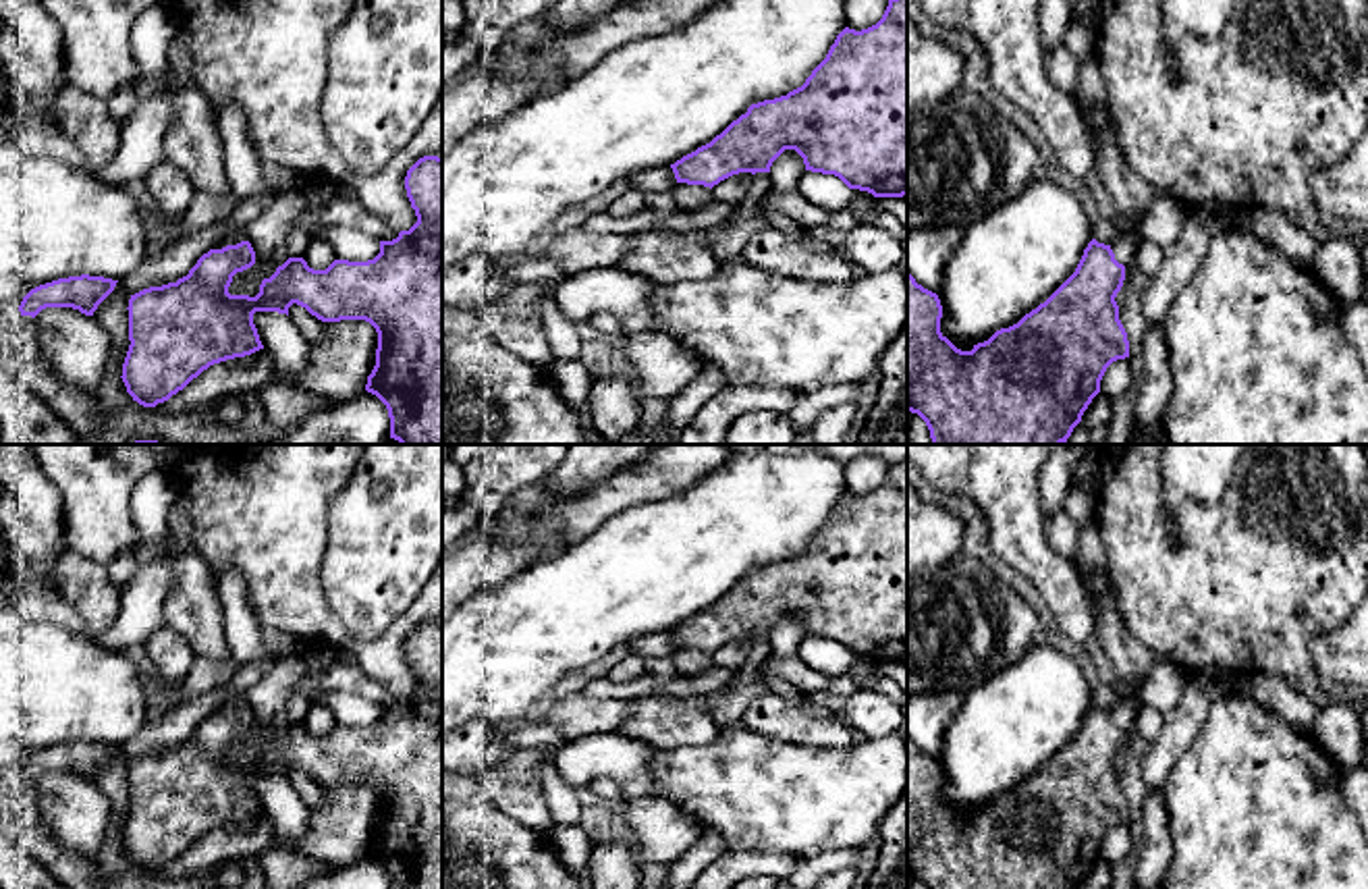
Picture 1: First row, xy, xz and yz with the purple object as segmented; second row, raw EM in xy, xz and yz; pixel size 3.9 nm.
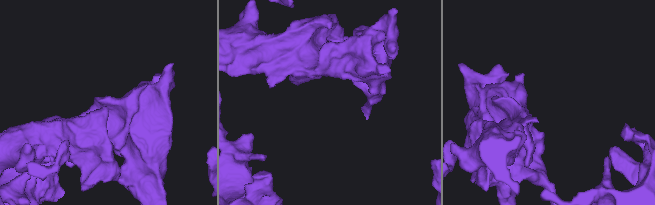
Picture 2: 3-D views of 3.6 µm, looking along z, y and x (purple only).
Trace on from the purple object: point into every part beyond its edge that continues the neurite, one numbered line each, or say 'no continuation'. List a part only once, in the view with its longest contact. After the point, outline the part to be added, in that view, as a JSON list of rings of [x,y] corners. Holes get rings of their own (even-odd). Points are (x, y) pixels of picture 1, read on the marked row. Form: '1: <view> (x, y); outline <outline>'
1: xy (237, 235); outline [[[235,228],[235,231],[226,233],[226,235],[214,245],[214,249],[222,249],[222,247],[226,247],[226,245],[237,245],[237,243],[241,243],[241,241],[247,241],[247,235],[245,235],[243,228]]]

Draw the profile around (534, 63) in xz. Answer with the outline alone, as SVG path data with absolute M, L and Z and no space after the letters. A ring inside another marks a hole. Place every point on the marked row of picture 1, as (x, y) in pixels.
M529 50L498 58L494 60L492 69L509 75L511 79L544 79L554 73L554 62L546 56L544 50Z

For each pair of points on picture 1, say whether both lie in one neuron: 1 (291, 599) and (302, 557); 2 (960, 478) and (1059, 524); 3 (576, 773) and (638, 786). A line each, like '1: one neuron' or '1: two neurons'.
1: one neuron
2: two neurons
3: one neuron

